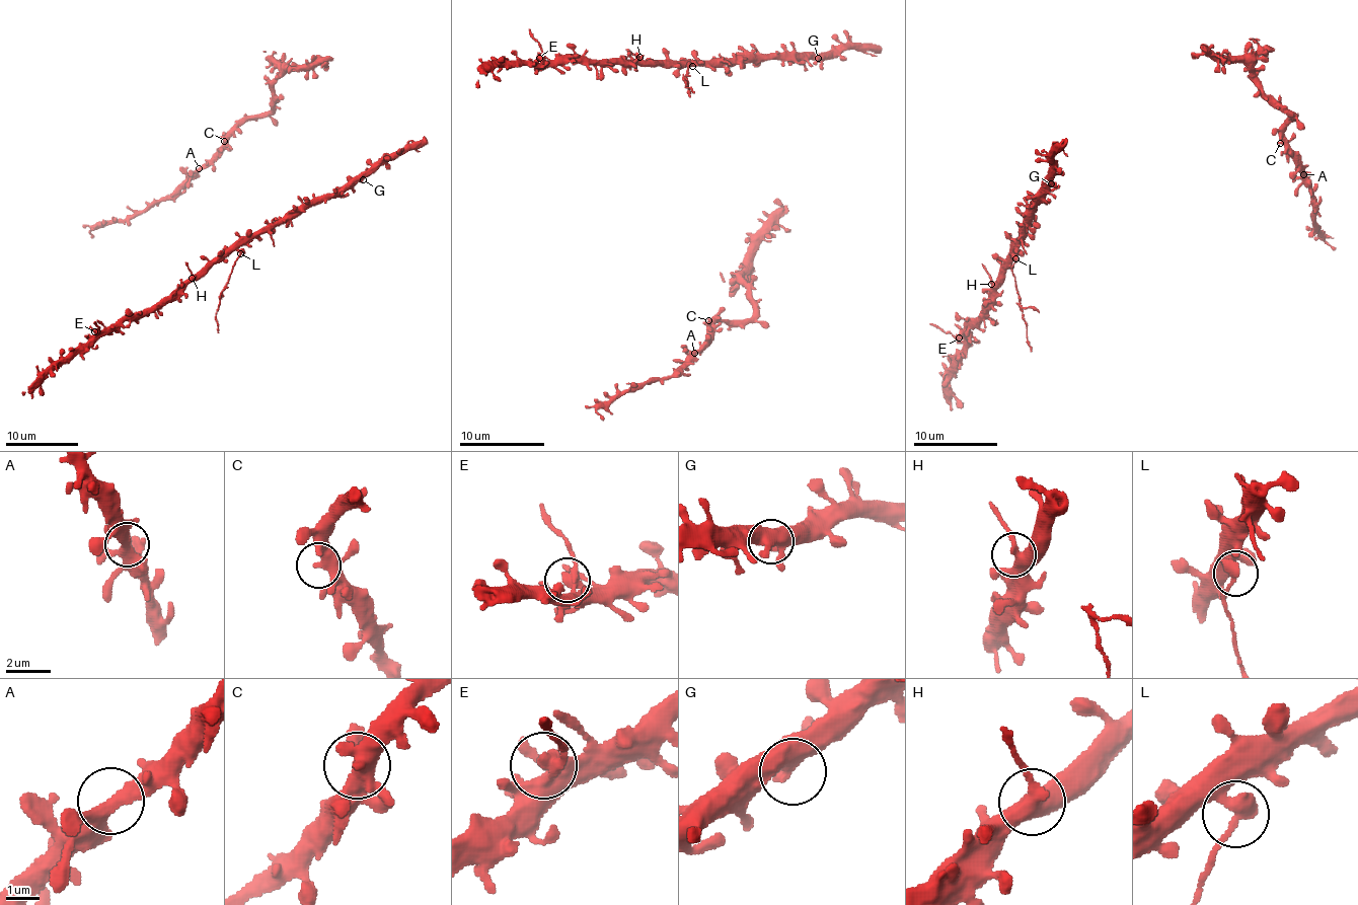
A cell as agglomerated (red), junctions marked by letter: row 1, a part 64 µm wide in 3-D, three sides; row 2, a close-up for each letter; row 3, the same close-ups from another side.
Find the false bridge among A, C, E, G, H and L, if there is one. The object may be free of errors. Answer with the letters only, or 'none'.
L

